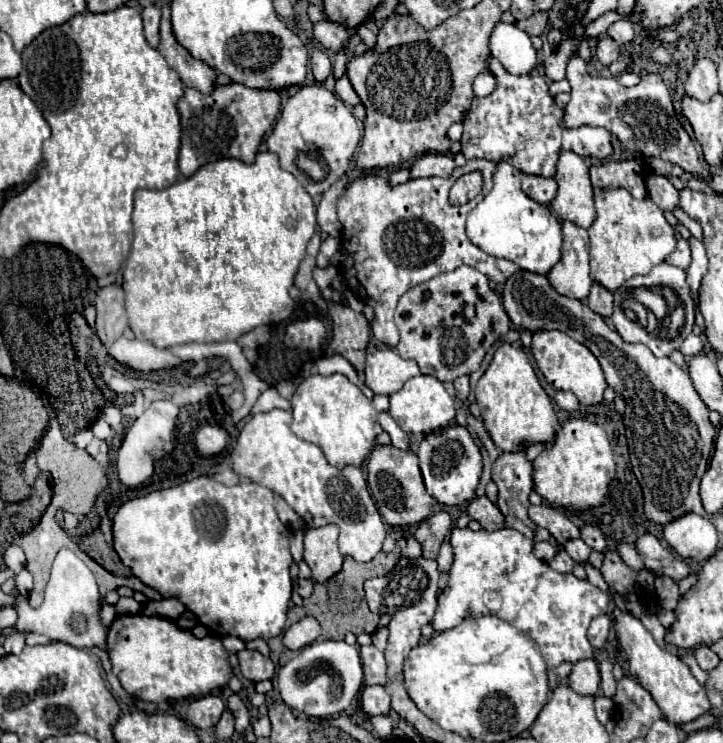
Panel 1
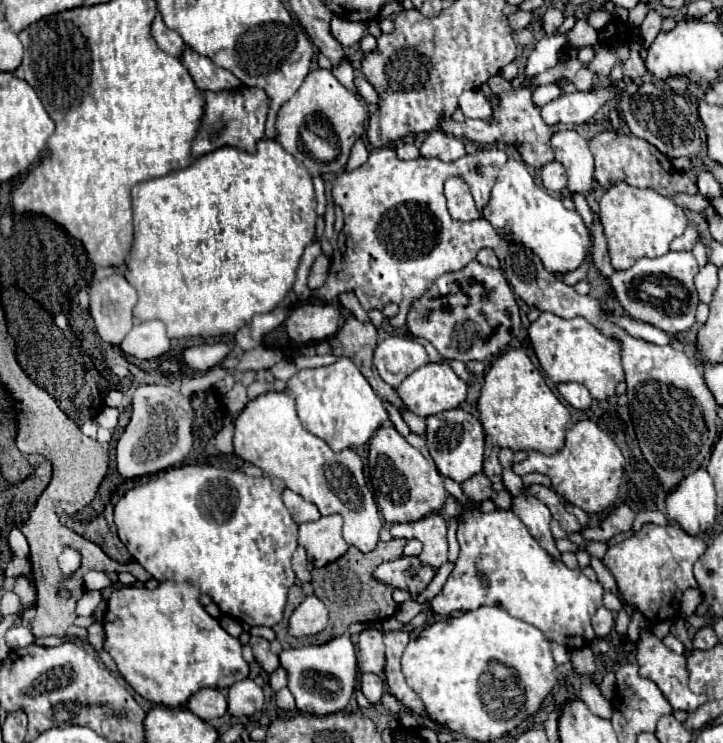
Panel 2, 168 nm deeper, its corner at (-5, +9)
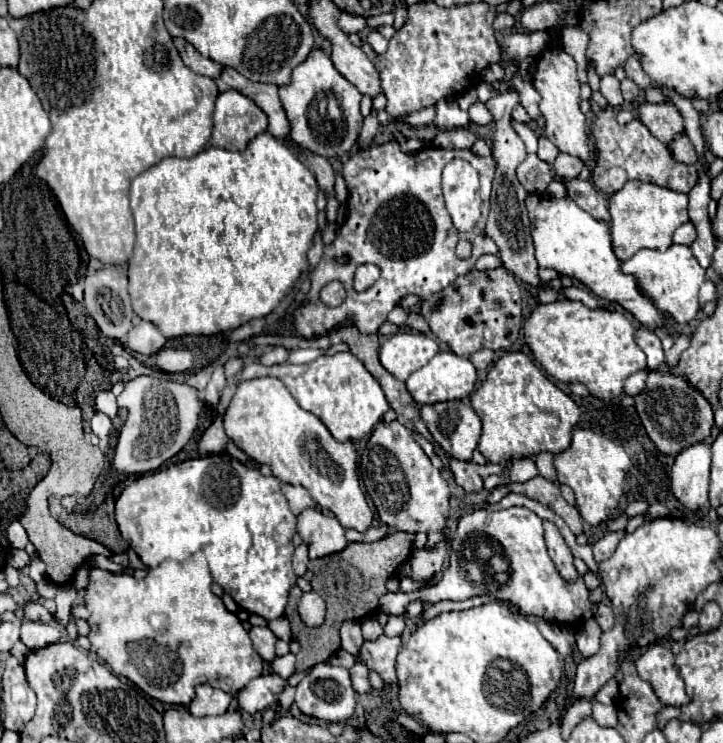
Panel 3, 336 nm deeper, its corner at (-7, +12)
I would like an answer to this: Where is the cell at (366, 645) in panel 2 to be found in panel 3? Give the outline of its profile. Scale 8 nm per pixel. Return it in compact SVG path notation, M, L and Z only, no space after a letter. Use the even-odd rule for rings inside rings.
M369 616L369 618L361 620L361 628L363 628L365 640L375 640L383 634L383 626L377 622L377 616Z

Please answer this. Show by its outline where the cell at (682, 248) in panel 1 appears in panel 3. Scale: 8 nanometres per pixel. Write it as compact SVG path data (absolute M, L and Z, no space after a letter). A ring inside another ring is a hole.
M685 222L685 224L681 224L681 226L675 230L675 234L673 234L673 242L675 242L675 244L691 246L693 240L695 240L695 236L697 236L695 226L693 226L691 222Z

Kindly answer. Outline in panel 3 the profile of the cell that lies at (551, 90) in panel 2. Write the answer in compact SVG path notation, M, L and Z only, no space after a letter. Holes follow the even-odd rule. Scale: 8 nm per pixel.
M517 72L517 74L513 74L513 78L511 78L511 86L513 86L515 90L519 90L519 98L521 98L521 104L523 104L523 108L527 110L527 114L529 114L533 120L537 120L537 118L541 116L541 112L539 112L541 96L539 96L537 90L531 86L531 82L521 80L521 74Z

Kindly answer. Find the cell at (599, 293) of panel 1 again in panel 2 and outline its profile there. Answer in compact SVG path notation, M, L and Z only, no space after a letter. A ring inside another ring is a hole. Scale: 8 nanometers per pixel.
M595 215L593 217L593 231L595 231L595 249L593 249L593 263L599 271L599 275L603 279L609 279L613 275L613 267L609 263L609 253L607 253L607 243L605 243L605 237L603 237L603 227L599 223L599 217Z

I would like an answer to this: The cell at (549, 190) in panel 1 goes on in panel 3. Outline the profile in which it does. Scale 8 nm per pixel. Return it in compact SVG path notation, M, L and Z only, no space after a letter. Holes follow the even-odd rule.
M559 154L557 160L553 162L553 168L555 168L555 174L561 178L561 180L573 180L579 176L579 172L583 170L585 162L579 160L577 156L569 156L569 154Z

